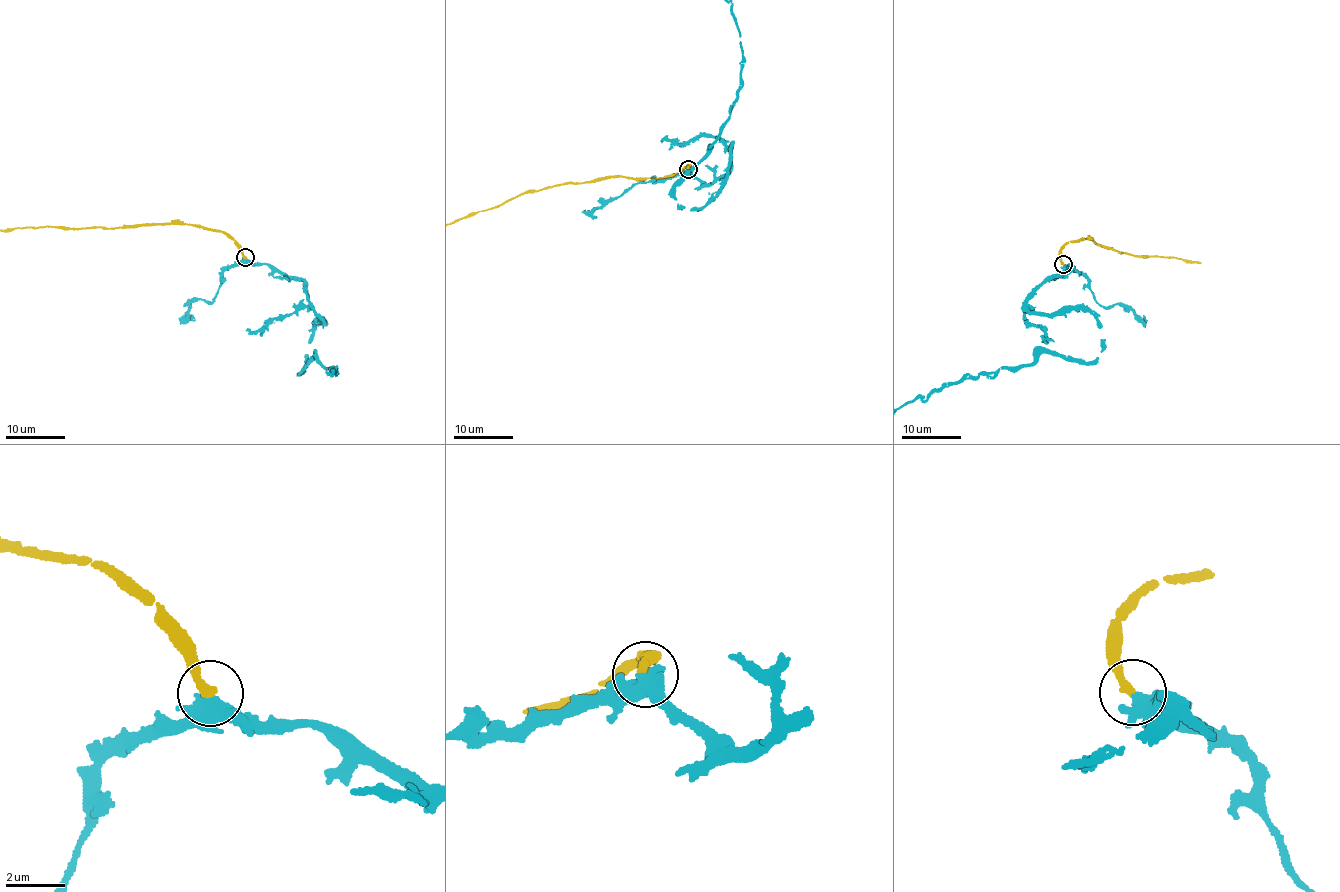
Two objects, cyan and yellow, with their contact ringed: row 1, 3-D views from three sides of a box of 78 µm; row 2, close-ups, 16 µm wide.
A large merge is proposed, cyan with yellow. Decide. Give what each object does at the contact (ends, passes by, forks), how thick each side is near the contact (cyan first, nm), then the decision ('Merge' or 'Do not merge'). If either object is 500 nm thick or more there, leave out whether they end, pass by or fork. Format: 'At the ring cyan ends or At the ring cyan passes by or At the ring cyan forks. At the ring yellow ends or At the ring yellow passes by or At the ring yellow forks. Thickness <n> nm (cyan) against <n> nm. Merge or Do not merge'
At the ring cyan passes by. At the ring yellow ends. Thickness 440 nm (cyan) against 320 nm. Merge

